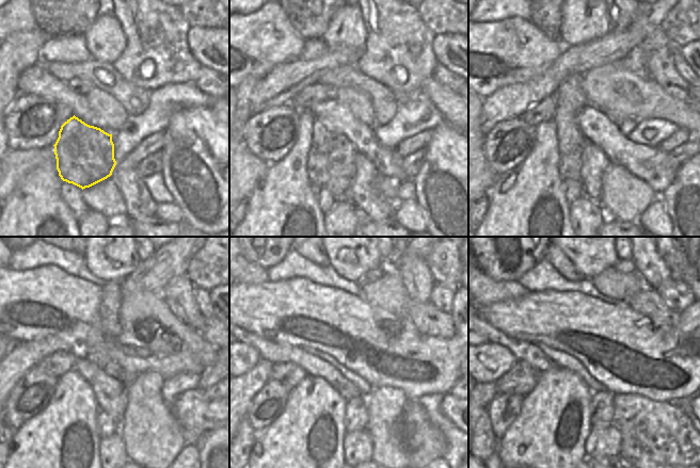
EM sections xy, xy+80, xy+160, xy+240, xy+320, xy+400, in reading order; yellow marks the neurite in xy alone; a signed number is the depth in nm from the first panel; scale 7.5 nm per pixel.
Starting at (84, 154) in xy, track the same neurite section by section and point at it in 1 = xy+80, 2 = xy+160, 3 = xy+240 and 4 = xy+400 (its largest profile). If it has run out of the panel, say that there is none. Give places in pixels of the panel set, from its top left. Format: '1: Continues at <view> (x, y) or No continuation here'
1: Continues at xy+80 (331, 164)
2: Continues at xy+160 (570, 98)
3: Continues at xy+240 (111, 297)
4: Continues at xy+400 (622, 265)

